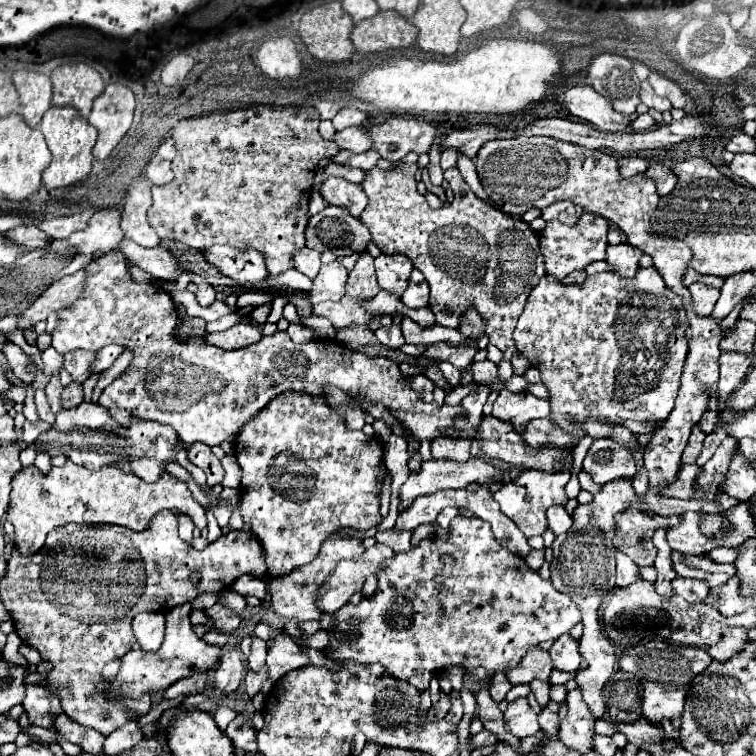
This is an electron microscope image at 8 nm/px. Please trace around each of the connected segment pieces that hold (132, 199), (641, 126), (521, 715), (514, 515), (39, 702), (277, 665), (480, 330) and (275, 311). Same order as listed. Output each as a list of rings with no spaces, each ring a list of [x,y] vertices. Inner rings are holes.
[[[138,179],[130,185],[128,195],[124,199],[124,211],[122,211],[122,229],[124,237],[130,241],[136,241],[144,247],[156,247],[160,243],[160,237],[148,223],[148,207],[152,205],[152,183],[148,179]]]
[[[644,113],[644,115],[638,115],[636,119],[634,119],[634,123],[632,123],[632,131],[648,131],[648,129],[652,129],[654,127],[654,119],[648,115],[648,113]]]
[[[516,699],[509,703],[506,711],[504,711],[504,725],[518,739],[530,737],[536,731],[540,731],[538,715],[530,709],[526,699]]]
[[[526,469],[522,471],[516,479],[504,483],[496,493],[494,499],[500,505],[500,511],[510,517],[520,531],[526,537],[534,537],[534,535],[542,535],[546,531],[546,509],[552,505],[566,505],[566,493],[564,487],[570,479],[568,471],[562,473],[546,473],[546,471],[536,471],[536,469]]]
[[[26,685],[26,697],[24,697],[24,709],[30,717],[32,725],[42,725],[42,727],[52,727],[54,719],[50,715],[50,699],[46,689],[38,685]]]
[[[276,631],[272,645],[268,649],[268,659],[266,659],[270,679],[278,681],[282,675],[286,675],[292,669],[300,669],[308,665],[308,657],[302,651],[300,645],[296,645],[284,631]]]
[[[468,311],[462,319],[462,327],[460,333],[464,333],[470,339],[478,339],[480,335],[484,335],[484,319],[476,313],[476,311]]]
[[[284,297],[276,298],[272,302],[272,309],[267,318],[267,322],[277,323],[283,317],[284,306],[288,303],[288,300]]]

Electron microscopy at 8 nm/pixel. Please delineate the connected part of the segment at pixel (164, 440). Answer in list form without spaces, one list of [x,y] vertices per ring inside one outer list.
[[[80,403],[76,409],[62,409],[56,413],[56,421],[52,425],[56,431],[78,433],[78,443],[70,447],[70,461],[88,469],[100,469],[104,465],[116,465],[120,471],[128,471],[138,475],[144,481],[156,481],[164,471],[166,461],[174,461],[174,445],[180,443],[176,433],[168,427],[160,427],[154,421],[132,421],[130,429],[116,427],[116,423],[108,417],[108,411],[98,403]]]

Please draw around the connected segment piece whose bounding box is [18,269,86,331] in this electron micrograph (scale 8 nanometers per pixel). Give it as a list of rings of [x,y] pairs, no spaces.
[[[80,269],[74,275],[62,277],[58,281],[54,281],[20,317],[18,317],[18,329],[30,329],[34,327],[38,321],[44,321],[50,313],[60,311],[64,307],[70,307],[76,297],[80,295],[80,291],[84,289],[84,277],[86,271]]]

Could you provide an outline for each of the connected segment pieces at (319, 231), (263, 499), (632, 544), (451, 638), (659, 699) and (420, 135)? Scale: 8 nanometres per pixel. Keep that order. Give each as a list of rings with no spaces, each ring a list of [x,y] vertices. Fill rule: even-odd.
[[[328,205],[310,221],[306,229],[306,245],[316,251],[332,251],[336,257],[364,253],[372,241],[370,231],[360,219],[348,215],[342,207]]]
[[[284,391],[258,411],[236,437],[236,461],[242,469],[240,513],[266,549],[272,577],[308,565],[320,543],[342,527],[368,531],[378,527],[378,495],[374,493],[382,441],[344,425],[326,399]]]
[[[628,507],[616,515],[616,535],[612,539],[614,547],[628,555],[638,567],[648,567],[656,559],[656,547],[652,543],[656,529],[672,529],[682,521],[682,515],[662,517],[654,513],[640,511],[638,507]]]
[[[456,515],[456,517],[452,519],[452,523],[450,523],[448,539],[428,537],[428,539],[422,539],[418,547],[412,547],[408,553],[396,553],[392,559],[388,559],[388,563],[384,563],[384,569],[380,569],[380,573],[378,573],[378,589],[376,589],[376,593],[374,593],[372,597],[364,597],[358,605],[348,603],[346,607],[340,607],[340,609],[338,609],[336,619],[332,621],[332,627],[328,629],[328,633],[330,633],[330,645],[332,645],[332,643],[336,643],[336,645],[340,643],[340,645],[346,647],[346,649],[324,649],[324,655],[330,657],[330,659],[356,661],[356,663],[362,663],[362,665],[380,663],[380,665],[388,671],[388,675],[392,675],[392,677],[396,677],[396,679],[402,679],[402,681],[408,681],[408,683],[414,685],[420,693],[428,689],[428,683],[430,683],[430,679],[432,679],[434,675],[438,675],[440,671],[452,667],[452,665],[462,667],[468,675],[474,673],[476,667],[484,667],[486,673],[488,673],[488,679],[486,679],[486,681],[476,681],[476,679],[474,679],[474,681],[470,681],[470,685],[468,685],[468,691],[474,693],[474,691],[480,689],[480,687],[490,687],[490,681],[492,681],[494,673],[506,671],[506,667],[516,667],[516,665],[520,663],[520,659],[526,655],[526,651],[528,651],[532,645],[538,645],[538,643],[542,643],[542,641],[556,641],[560,635],[568,633],[578,621],[580,621],[580,611],[578,611],[576,603],[572,601],[572,597],[570,597],[570,595],[564,595],[564,593],[560,593],[560,591],[556,591],[556,589],[552,587],[552,581],[542,579],[542,577],[538,575],[538,571],[532,571],[532,569],[526,565],[526,561],[524,561],[522,557],[516,557],[514,553],[510,553],[508,549],[504,549],[504,547],[494,539],[494,533],[492,533],[492,529],[490,529],[490,525],[488,525],[486,521],[482,521],[482,519],[478,519],[478,517],[466,519],[466,517],[462,517],[462,515]],[[444,555],[450,555],[450,557],[452,557],[452,563],[454,563],[454,569],[452,569],[450,575],[446,575],[446,573],[442,571],[442,567],[444,567],[442,557],[444,557]],[[356,637],[362,641],[360,647],[356,647],[356,643],[350,643],[350,641],[356,639]]]
[[[648,641],[624,651],[620,659],[620,669],[630,671],[634,675],[642,675],[640,683],[644,687],[642,695],[642,715],[652,723],[660,723],[660,719],[680,717],[684,699],[690,687],[690,681],[710,665],[712,657],[700,647],[680,647],[670,641]],[[668,657],[670,659],[668,659]]]
[[[390,117],[382,125],[368,127],[368,135],[372,135],[374,151],[386,161],[400,161],[408,151],[428,153],[436,129],[420,119],[404,119],[404,117]]]

